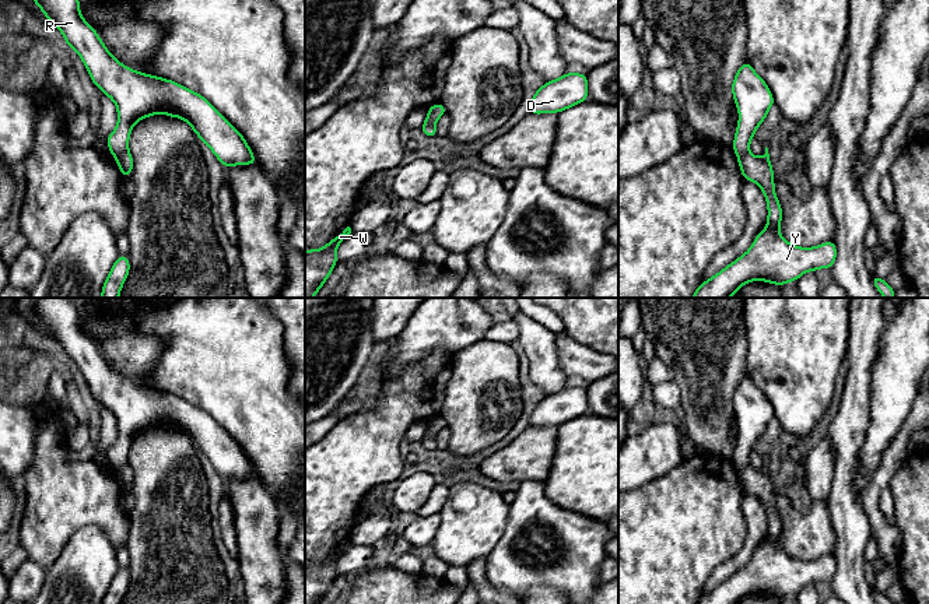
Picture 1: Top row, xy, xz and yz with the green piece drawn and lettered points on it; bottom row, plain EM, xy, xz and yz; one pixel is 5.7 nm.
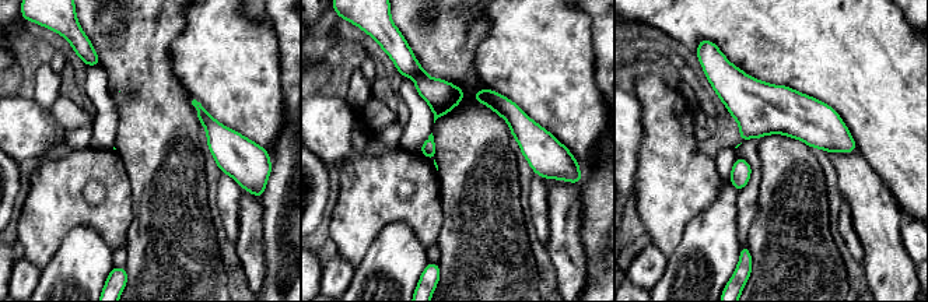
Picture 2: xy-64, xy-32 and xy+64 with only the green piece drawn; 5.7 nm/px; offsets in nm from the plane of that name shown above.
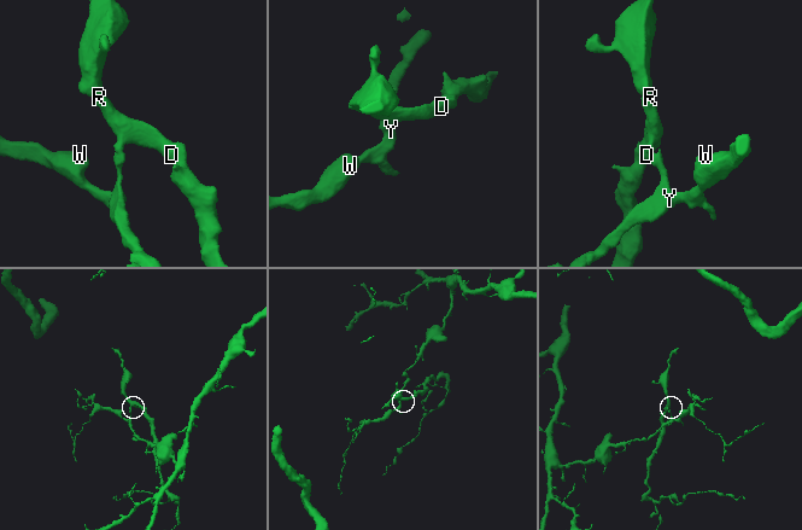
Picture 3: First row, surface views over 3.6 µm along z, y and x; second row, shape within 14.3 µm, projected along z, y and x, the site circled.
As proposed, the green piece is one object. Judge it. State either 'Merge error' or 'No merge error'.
Merge error

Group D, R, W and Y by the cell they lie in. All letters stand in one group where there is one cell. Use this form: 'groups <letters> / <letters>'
groups D R / W Y

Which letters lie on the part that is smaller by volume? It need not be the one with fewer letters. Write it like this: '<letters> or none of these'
D, R

